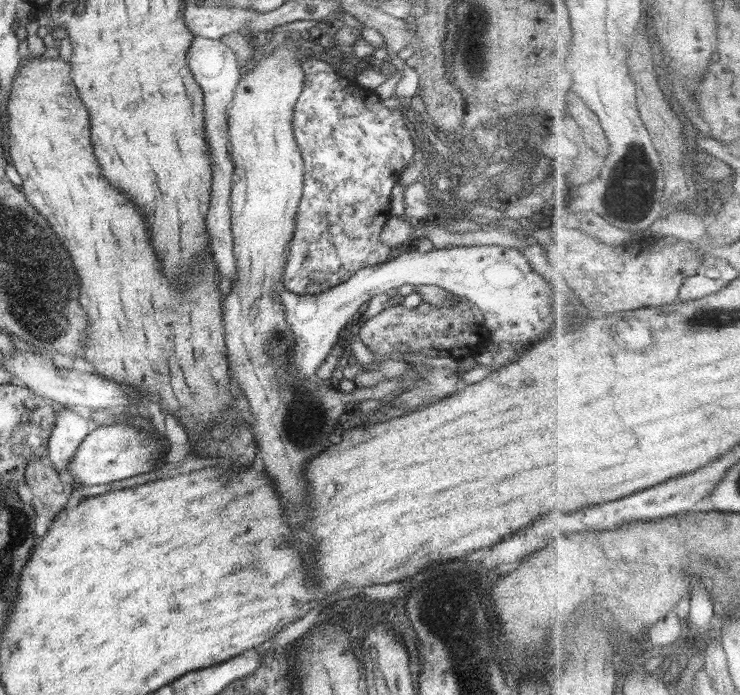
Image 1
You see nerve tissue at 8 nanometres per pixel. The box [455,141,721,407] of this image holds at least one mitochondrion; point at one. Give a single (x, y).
(627, 200)

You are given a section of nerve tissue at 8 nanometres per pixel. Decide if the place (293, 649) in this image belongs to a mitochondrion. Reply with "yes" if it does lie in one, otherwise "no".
no

